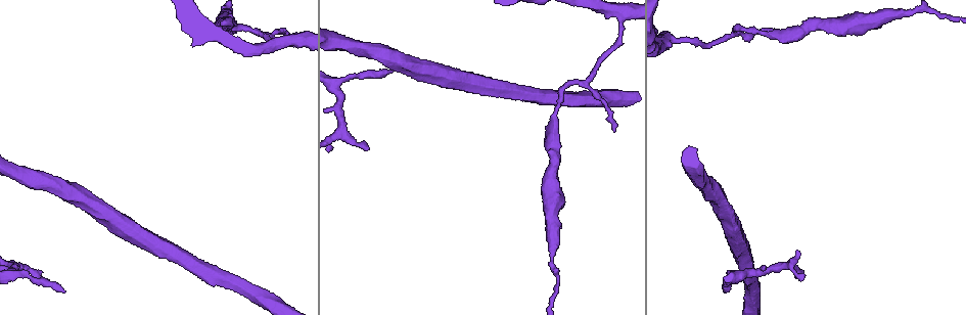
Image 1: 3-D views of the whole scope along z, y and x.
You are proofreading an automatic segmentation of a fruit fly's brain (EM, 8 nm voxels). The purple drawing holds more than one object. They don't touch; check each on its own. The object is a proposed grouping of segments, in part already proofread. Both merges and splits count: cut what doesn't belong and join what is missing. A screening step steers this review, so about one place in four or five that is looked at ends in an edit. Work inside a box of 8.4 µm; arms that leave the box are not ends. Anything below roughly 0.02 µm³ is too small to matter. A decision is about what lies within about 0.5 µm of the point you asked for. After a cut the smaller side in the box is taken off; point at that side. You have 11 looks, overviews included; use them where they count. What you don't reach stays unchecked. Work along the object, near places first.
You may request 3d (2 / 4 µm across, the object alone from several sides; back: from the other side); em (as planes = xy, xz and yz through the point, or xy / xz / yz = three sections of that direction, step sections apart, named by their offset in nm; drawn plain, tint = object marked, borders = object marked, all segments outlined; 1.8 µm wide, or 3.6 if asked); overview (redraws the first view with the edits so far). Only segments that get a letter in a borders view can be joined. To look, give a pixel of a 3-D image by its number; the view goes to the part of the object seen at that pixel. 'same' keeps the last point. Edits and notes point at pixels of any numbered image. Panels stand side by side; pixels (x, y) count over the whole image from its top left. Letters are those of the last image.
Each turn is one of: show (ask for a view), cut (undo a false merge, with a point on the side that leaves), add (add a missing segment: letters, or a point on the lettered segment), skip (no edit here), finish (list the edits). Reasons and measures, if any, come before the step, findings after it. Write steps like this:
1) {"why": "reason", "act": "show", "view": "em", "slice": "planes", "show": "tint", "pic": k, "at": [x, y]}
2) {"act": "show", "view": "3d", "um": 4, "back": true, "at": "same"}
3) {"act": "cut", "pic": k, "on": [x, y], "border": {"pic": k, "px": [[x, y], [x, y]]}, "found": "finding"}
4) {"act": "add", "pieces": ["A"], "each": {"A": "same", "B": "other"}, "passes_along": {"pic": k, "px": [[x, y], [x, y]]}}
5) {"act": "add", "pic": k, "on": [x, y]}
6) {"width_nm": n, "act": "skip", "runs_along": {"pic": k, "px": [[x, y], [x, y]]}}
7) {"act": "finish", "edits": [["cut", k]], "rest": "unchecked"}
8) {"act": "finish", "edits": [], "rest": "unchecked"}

{"why": "thick turns thin", "act": "show", "view": "3d", "um": 2, "pic": 1, "at": [622, 13]}

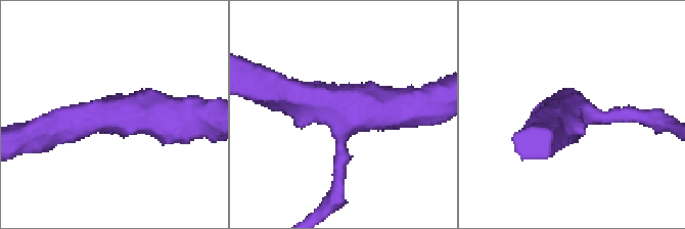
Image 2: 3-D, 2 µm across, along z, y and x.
{"act": "show", "view": "em", "um": 3.6, "slice": "yz", "step": 16, "show": "borders", "pic": 2, "at": [115, 114]}

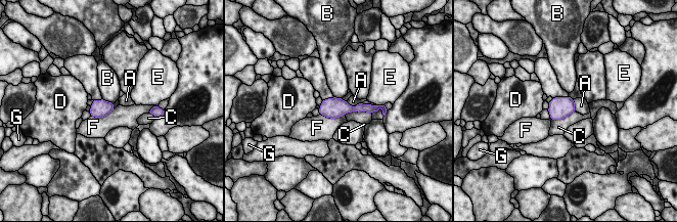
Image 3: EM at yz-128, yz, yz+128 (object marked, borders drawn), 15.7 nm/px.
{"longest_contact_nm": ["F", 420], "act": "skip", "each": {"A": "other", "B": "other", "C": "other", "D": "other", "E": "other", "F": "other", "G": "other"}, "border": {"pic": 3, "px": [[346, 113], [334, 118], [320, 115]]}, "found": "one cell here"}

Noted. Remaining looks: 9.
{"why": "an open end", "act": "show", "view": "3d", "um": 2, "pic": 1, "at": [614, 132]}

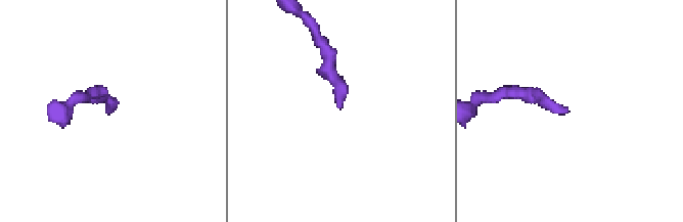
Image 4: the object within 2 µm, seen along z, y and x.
{"why": "shape alone is not enough", "act": "show", "view": "em", "slice": "planes", "show": "borders", "pic": 4, "at": [114, 110]}

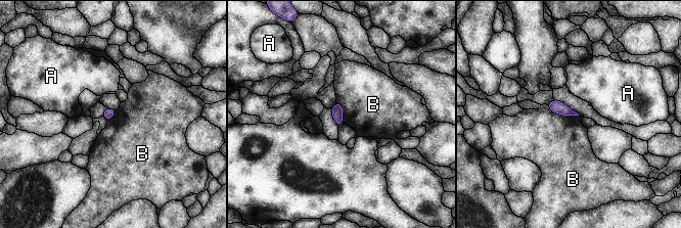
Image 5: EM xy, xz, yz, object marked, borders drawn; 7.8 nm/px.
{"act": "skip", "each": {"A": "other", "B": "other"}, "border": {"pic": 5, "px": [[545, 104], [556, 112], [578, 116]]}, "found": "none of them fits"}

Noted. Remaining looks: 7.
{"why": "thick turns thin", "act": "show", "view": "3d", "um": 4, "pic": 1, "at": [912, 13]}

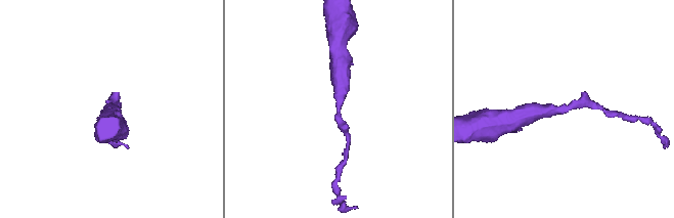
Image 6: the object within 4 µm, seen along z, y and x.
{"act": "show", "view": "em", "slice": "xy", "step": 8, "show": "tint", "pic": 6, "at": [339, 114]}

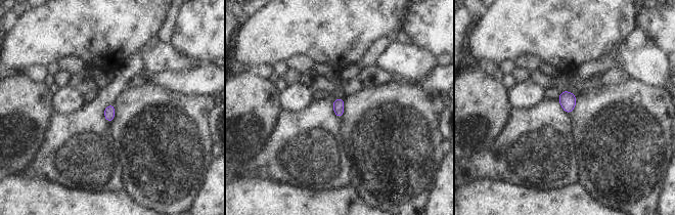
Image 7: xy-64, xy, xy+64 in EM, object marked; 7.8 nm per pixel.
{"why": "cut it another way", "act": "show", "view": "em", "slice": "planes", "show": "borders", "at": "same"}

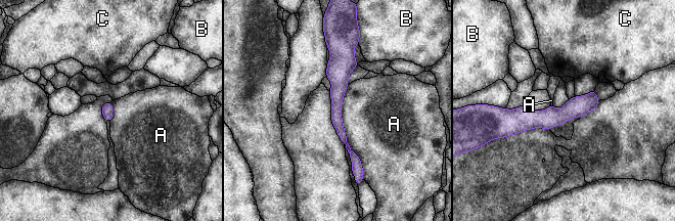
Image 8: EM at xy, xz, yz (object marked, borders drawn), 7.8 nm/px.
{"act": "skip", "each": {"A": "other", "B": "other", "C": "other"}, "runs_along": {"pic": 8, "px": [[332, 51], [336, 121], [356, 171]]}, "found": "one cell here"}

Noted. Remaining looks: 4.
{"why": "an open end", "act": "show", "view": "em", "slice": "yz", "step": 8, "show": "borders", "pic": 1, "at": [724, 289]}

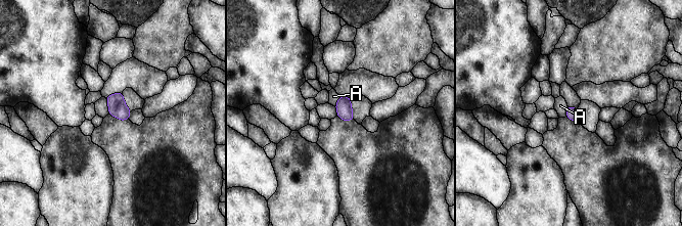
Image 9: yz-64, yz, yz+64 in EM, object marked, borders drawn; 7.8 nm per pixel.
{"why": "another direction", "act": "show", "view": "em", "slice": "planes", "show": "borders", "at": "same"}

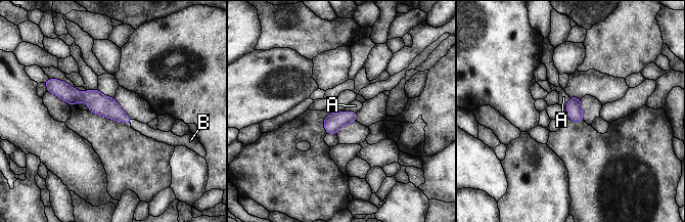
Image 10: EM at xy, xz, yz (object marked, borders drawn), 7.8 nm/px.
{"longest_contact_nm": ["A", 110], "act": "add", "pieces": ["B"], "each": {"A": "other", "B": "same"}, "passes_along": {"pic": 10, "px": [[107, 106], [130, 122], [144, 129]]}, "found": "it goes on there"}

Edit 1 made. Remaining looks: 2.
{"act": "finish", "edits": [["add", 10]], "rest": "unchecked"}

